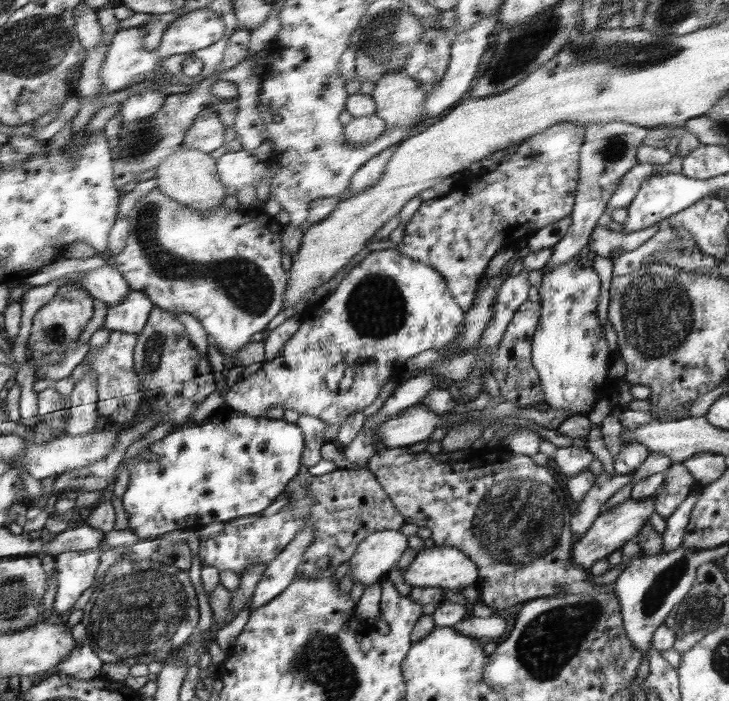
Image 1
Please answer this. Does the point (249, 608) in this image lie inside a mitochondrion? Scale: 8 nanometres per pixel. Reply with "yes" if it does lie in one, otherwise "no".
no

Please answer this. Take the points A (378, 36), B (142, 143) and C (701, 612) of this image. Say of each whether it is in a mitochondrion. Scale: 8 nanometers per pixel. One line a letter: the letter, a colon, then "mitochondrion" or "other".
A: mitochondrion
B: mitochondrion
C: mitochondrion

